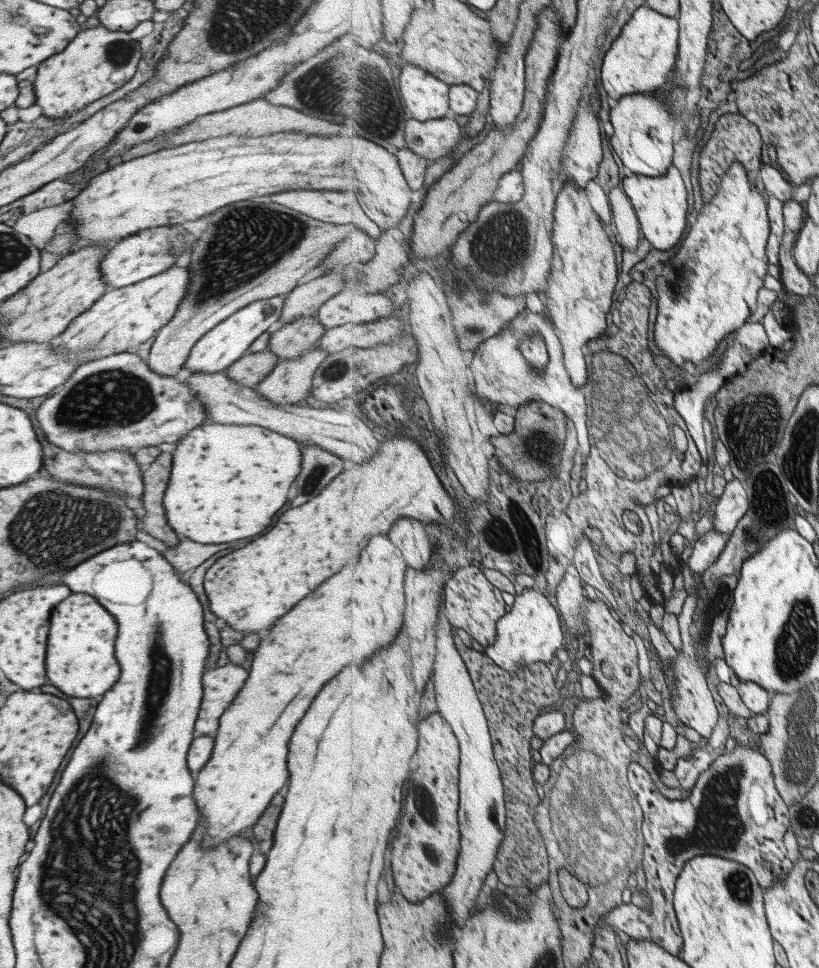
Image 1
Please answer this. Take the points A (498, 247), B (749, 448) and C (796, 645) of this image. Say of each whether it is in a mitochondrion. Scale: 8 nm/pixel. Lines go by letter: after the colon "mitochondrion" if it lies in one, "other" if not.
A: mitochondrion
B: mitochondrion
C: mitochondrion

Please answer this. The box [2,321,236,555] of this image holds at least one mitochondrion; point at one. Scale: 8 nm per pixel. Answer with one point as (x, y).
(112, 398)

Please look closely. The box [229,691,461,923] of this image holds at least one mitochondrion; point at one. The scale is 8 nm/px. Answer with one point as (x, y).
(424, 803)

